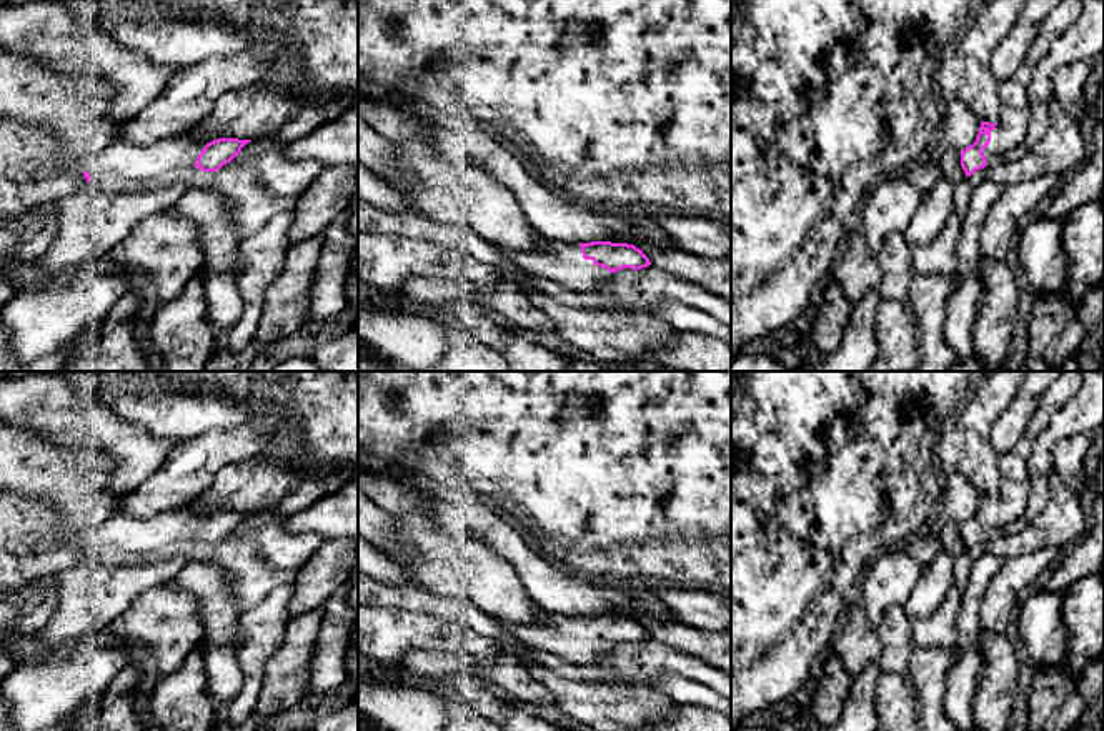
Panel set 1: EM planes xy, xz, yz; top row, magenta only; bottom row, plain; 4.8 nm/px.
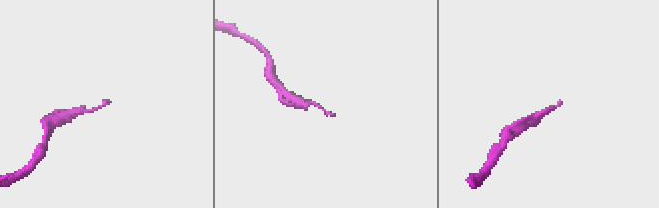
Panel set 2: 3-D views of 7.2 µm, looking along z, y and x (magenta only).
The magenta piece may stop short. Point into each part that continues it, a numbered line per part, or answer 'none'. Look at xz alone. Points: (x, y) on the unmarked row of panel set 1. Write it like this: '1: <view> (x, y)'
1: xz (558, 635)

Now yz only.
1: yz (1013, 497)

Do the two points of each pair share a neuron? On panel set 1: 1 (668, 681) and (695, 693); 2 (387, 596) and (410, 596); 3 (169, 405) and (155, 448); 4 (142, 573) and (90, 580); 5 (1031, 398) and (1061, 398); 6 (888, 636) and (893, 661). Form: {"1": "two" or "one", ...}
{"1": "one", "2": "one", "3": "two", "4": "one", "5": "two", "6": "one"}

